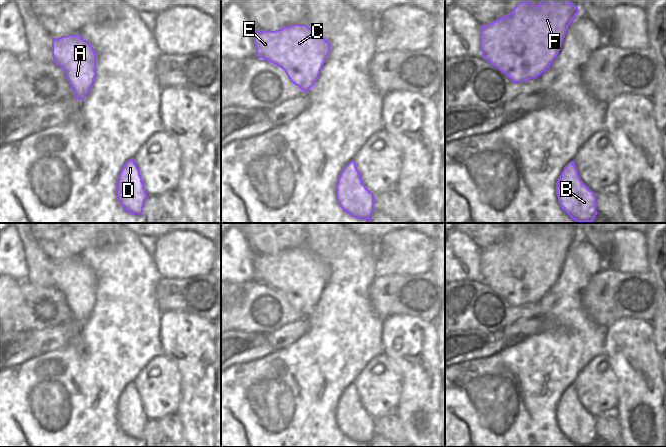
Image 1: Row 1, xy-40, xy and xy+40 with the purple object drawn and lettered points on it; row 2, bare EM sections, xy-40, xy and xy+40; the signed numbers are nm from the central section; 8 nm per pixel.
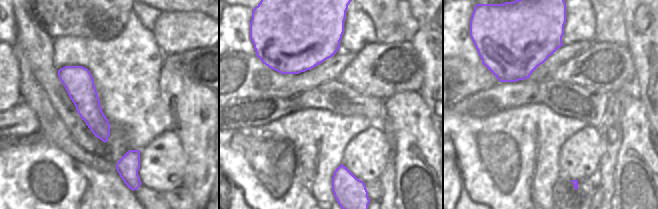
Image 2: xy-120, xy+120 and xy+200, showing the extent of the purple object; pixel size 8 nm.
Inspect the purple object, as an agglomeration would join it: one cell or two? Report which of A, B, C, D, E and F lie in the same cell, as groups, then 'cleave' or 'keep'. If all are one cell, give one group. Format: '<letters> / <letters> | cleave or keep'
A B C D E F | keep

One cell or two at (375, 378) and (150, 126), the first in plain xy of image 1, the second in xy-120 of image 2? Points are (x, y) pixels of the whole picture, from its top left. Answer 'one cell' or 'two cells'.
two cells

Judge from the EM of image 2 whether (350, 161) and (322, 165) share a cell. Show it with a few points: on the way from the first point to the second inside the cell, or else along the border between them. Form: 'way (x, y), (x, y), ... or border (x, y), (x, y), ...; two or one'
border (350, 140), (344, 149), (341, 163); two

